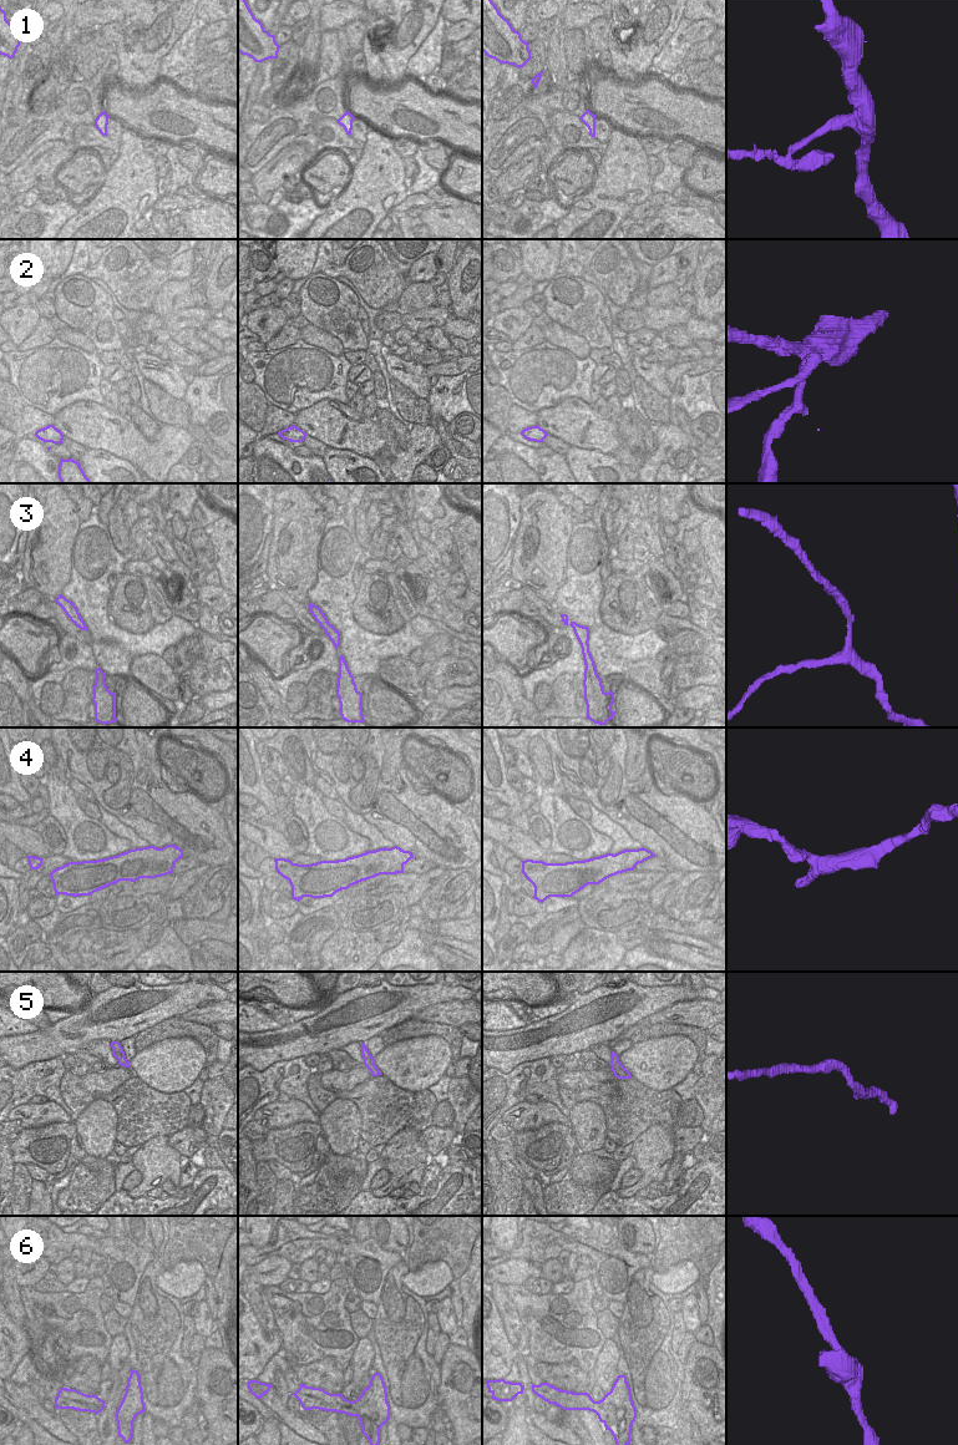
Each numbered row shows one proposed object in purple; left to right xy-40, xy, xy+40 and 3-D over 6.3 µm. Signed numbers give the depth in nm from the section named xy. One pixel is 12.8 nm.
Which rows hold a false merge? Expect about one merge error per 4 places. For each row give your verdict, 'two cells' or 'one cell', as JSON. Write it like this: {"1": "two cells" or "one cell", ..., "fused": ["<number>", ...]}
{"1": "two cells", "2": "two cells", "3": "one cell", "4": "one cell", "5": "one cell", "6": "one cell", "fused": ["1", "2"]}

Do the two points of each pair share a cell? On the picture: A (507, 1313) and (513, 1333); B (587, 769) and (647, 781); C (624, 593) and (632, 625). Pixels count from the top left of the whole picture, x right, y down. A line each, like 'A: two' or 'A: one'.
A: one
B: one
C: one

